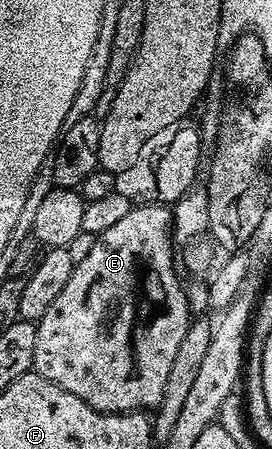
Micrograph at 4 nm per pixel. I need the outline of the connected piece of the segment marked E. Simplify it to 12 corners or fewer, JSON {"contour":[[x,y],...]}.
{"contour":[[142,202],[96,236],[36,321],[33,371],[97,412],[126,398],[132,300],[168,258]]}

